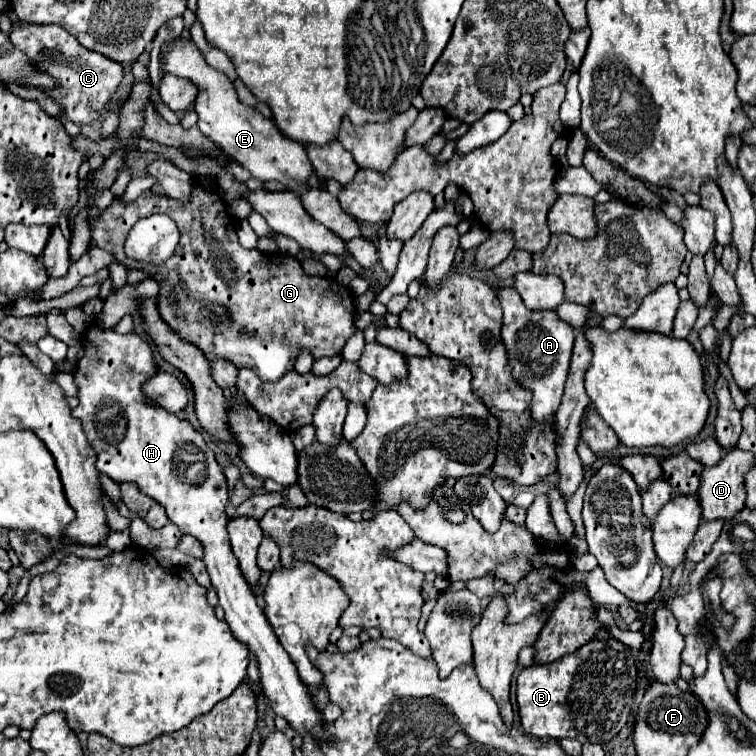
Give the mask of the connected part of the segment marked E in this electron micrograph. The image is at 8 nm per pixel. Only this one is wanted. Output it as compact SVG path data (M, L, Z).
M178 38L172 44L174 48L170 50L170 54L164 56L164 72L184 76L200 88L196 96L196 104L194 104L200 132L206 138L210 138L214 144L218 144L228 158L242 164L254 178L262 182L268 182L268 180L282 182L296 196L302 196L302 192L308 192L310 188L308 178L312 174L312 164L308 160L304 144L282 136L272 120L264 118L254 108L244 106L236 98L236 90L232 82L224 74L216 72L214 68L206 64L204 56L194 46L194 42L184 42Z

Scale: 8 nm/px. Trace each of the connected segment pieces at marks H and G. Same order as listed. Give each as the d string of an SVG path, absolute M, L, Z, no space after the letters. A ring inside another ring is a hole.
M96 324L82 334L82 346L84 356L76 362L74 370L80 402L72 410L72 416L82 422L82 430L96 452L96 468L116 482L136 482L144 494L166 508L166 516L182 534L200 540L204 548L202 560L208 568L212 586L218 592L220 606L226 612L226 622L234 638L246 644L250 654L258 660L262 690L272 710L276 716L286 718L294 730L324 738L324 720L314 708L314 700L302 684L294 662L284 648L280 648L264 610L230 550L226 532L228 516L224 512L228 488L214 452L188 420L178 420L174 414L162 412L158 404L152 404L152 400L144 396L142 384L158 372L150 344L134 332L118 334L114 328Z
M200 184L192 186L192 194L186 202L154 196L152 192L144 192L138 200L126 206L120 198L114 198L112 206L92 220L92 242L102 250L112 252L128 270L138 268L144 272L146 268L148 278L154 278L160 284L156 298L160 318L174 332L180 332L184 340L196 344L208 362L228 360L236 368L252 368L264 382L280 380L284 374L292 372L298 352L302 350L308 350L314 360L322 356L338 356L348 338L356 332L354 298L348 286L334 278L304 274L300 262L292 256L270 256L256 248L242 248L222 196L218 192L206 192ZM152 214L168 214L176 222L180 244L172 258L160 266L128 262L122 242L126 240L130 226ZM212 240L224 250L224 256L234 268L234 288L218 276L214 264L216 256L210 250ZM202 300L220 304L228 316L216 324L212 312L202 306Z

